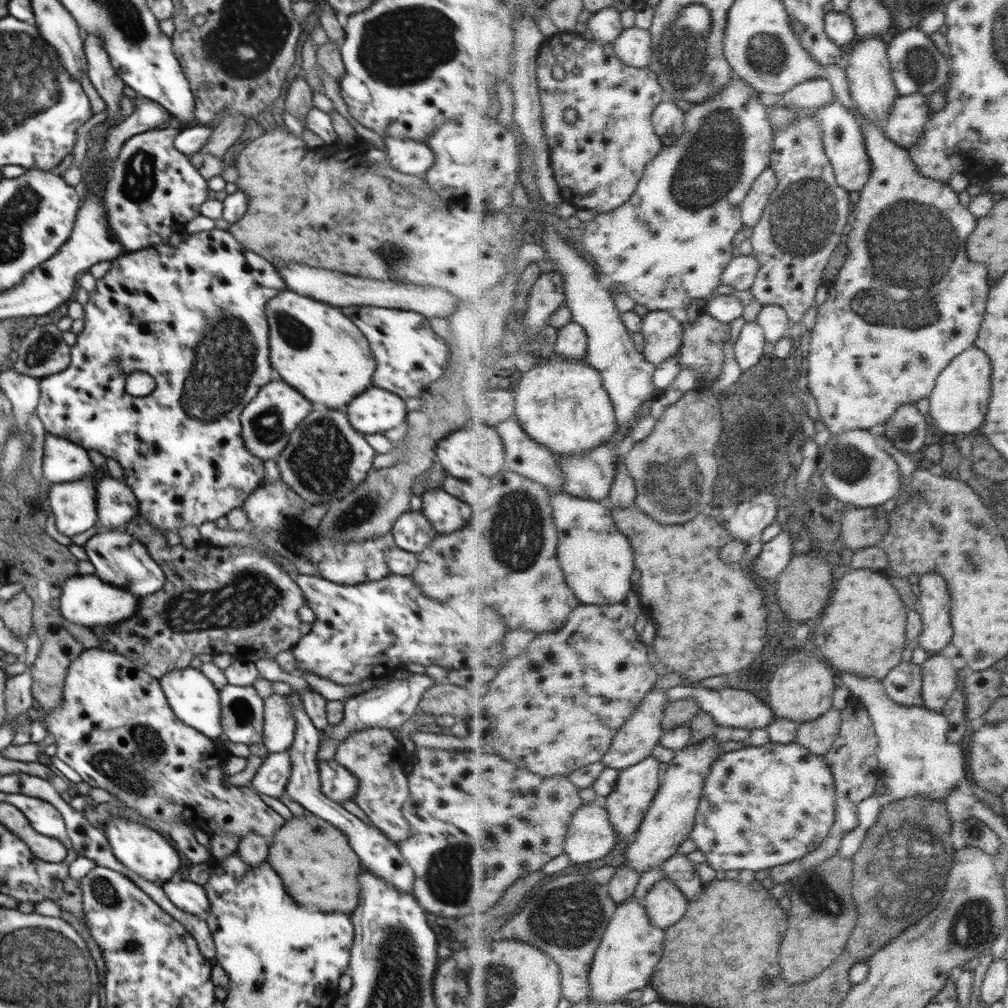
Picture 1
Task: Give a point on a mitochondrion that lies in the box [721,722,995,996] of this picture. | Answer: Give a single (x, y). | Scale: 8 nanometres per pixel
(906, 859)

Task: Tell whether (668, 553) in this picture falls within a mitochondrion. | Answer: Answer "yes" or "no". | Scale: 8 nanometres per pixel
no

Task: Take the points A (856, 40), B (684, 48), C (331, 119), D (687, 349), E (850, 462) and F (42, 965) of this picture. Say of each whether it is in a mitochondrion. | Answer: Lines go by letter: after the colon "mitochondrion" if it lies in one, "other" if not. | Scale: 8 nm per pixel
A: other
B: mitochondrion
C: other
D: other
E: mitochondrion
F: mitochondrion

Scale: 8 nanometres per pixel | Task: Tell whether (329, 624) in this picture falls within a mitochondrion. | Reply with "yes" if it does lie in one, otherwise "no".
no

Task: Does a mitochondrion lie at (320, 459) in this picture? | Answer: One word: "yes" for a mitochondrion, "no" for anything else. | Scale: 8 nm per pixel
yes

